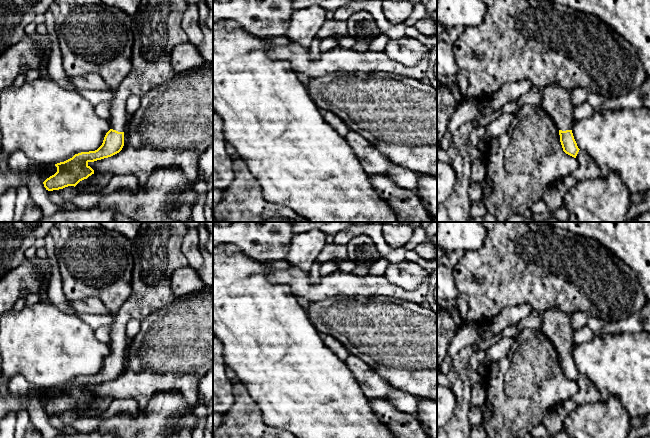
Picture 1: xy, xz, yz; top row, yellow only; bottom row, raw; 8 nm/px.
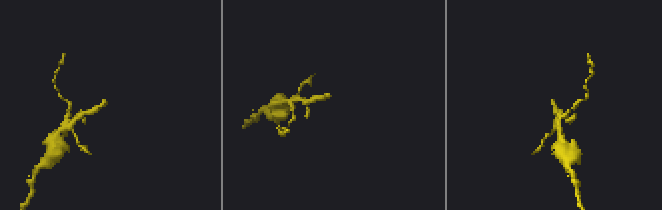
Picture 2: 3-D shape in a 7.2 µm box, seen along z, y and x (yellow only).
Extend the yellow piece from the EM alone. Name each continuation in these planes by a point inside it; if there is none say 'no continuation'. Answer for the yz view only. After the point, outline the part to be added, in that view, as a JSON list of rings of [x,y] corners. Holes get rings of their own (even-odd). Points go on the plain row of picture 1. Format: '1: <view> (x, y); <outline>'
1: yz (556, 326); [[[550,308],[540,312],[543,319],[541,332],[552,342],[558,354],[572,354],[574,342],[570,314]]]

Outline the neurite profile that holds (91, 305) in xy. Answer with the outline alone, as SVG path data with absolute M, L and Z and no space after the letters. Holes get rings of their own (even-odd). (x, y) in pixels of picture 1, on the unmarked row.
M88 297L75 302L71 302L74 310L78 313L96 314L96 315L108 315L110 314L108 309L101 303L96 297Z

